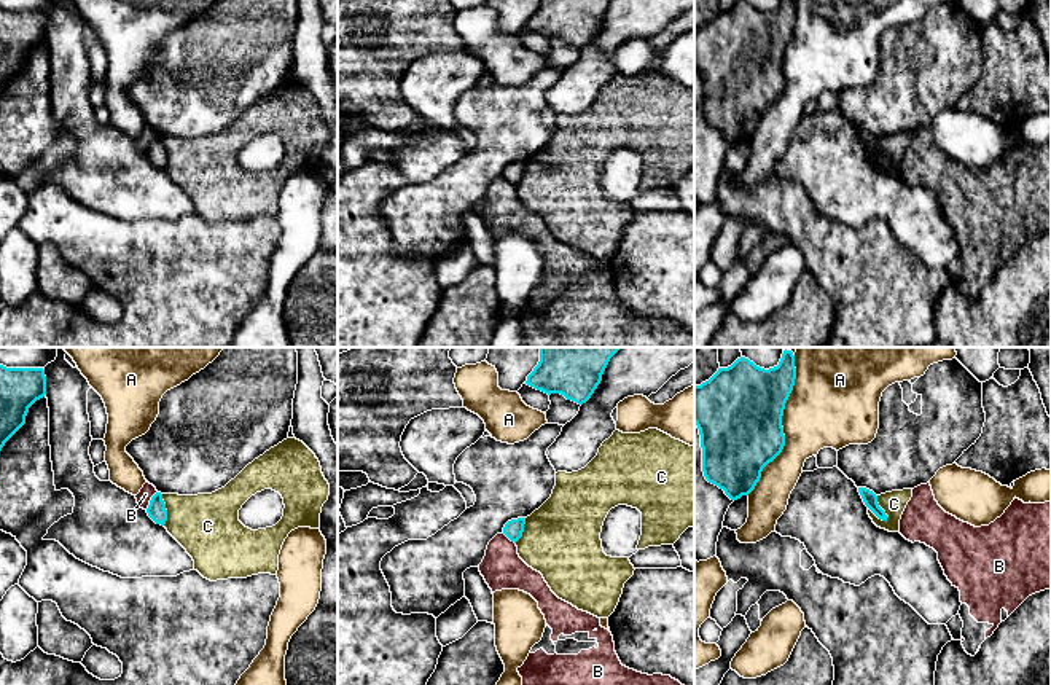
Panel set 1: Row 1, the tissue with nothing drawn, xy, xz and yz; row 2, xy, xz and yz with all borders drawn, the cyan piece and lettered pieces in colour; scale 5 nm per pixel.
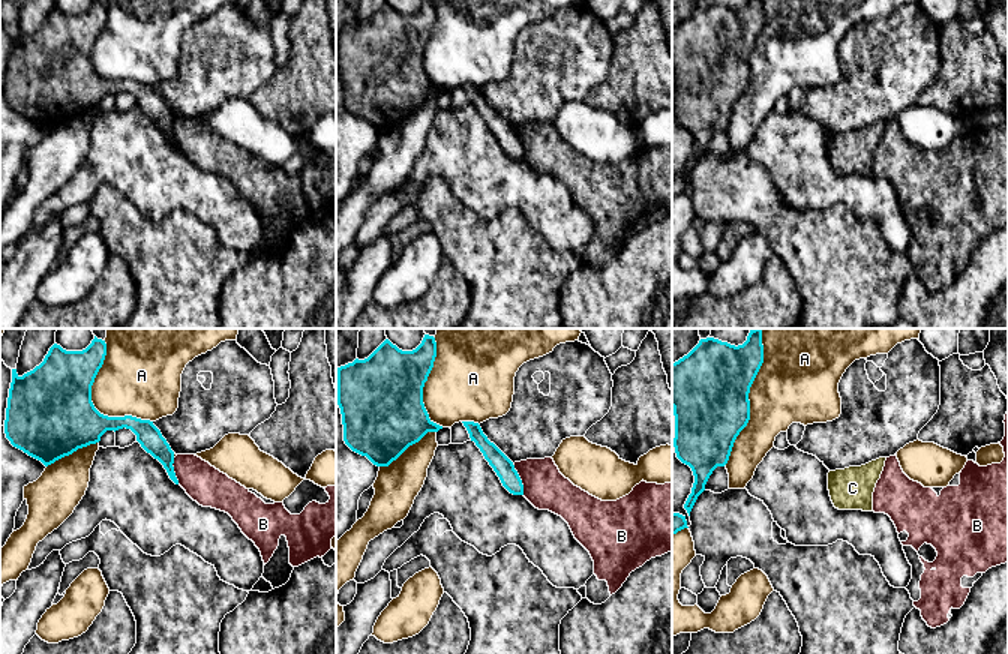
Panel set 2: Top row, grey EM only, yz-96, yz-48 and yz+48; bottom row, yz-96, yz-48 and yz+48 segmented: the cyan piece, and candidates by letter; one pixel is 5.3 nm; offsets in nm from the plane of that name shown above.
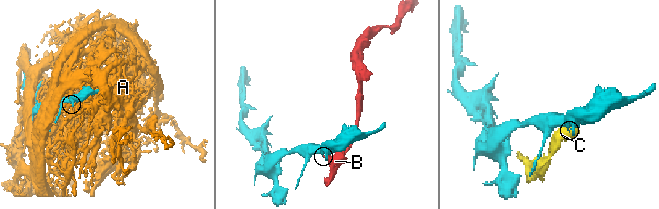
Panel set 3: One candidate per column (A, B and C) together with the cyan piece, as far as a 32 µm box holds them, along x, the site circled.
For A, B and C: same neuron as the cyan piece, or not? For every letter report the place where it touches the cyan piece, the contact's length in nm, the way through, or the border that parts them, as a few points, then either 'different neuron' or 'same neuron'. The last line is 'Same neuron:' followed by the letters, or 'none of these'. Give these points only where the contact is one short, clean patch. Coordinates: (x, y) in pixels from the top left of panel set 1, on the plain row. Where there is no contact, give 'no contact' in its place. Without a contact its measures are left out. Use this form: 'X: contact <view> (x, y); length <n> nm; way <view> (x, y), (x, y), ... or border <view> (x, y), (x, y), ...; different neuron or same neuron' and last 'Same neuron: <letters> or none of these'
A: contact yz (781, 69); length 750 nm; different neuron
B: contact xy (150, 144); length 110 nm; border xy (156, 134), (145, 152); different neuron
C: contact yz (881, 152); length 140 nm; border yz (876, 139), (878, 148), (887, 160), (886, 164); different neuron
Same neuron: none of these

